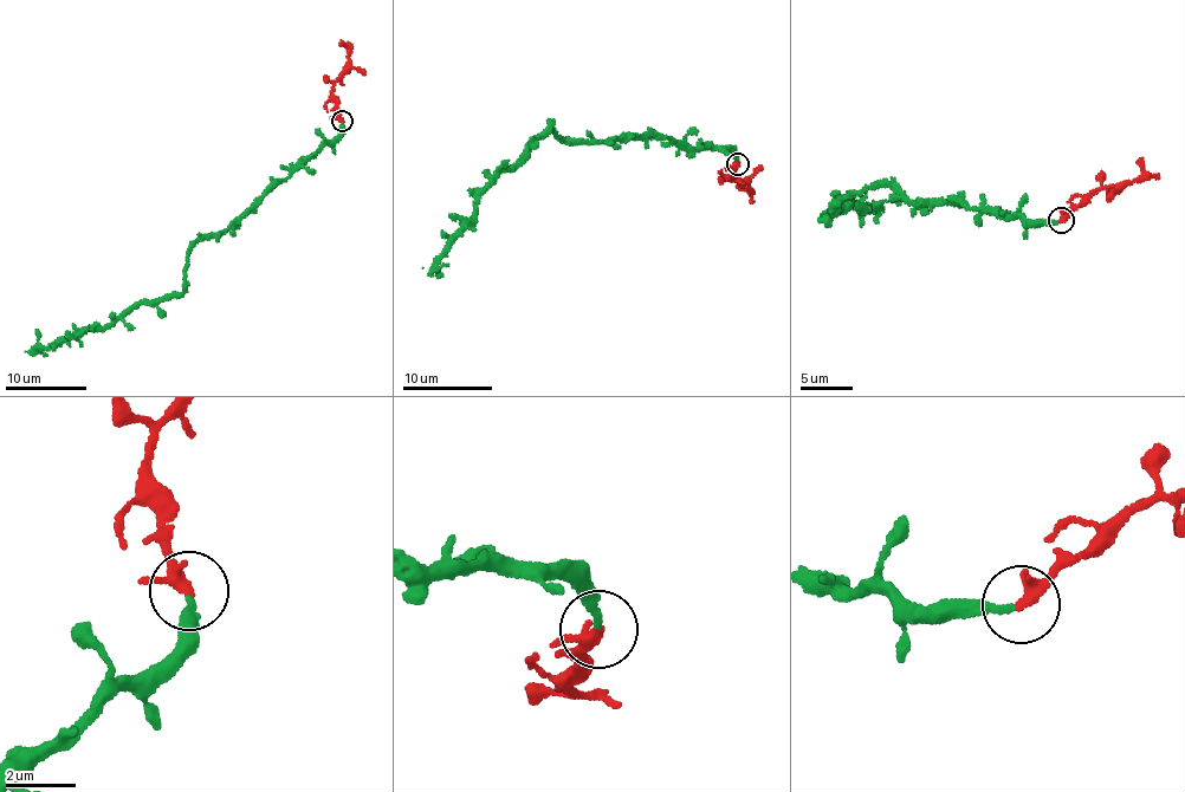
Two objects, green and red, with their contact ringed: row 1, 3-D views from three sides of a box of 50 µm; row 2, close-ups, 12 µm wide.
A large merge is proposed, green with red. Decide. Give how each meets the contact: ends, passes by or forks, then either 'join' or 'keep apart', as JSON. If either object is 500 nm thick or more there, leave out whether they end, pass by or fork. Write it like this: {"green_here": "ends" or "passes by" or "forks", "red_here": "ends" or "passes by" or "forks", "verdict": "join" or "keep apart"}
{"green_here": "ends", "red_here": "passes by", "verdict": "join"}

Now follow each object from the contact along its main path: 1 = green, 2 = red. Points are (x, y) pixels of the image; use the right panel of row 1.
1: (1059, 221), (962, 198), (910, 202), (887, 181), (831, 209), (901, 196)
2: (1061, 220), (1094, 193), (1158, 177)

